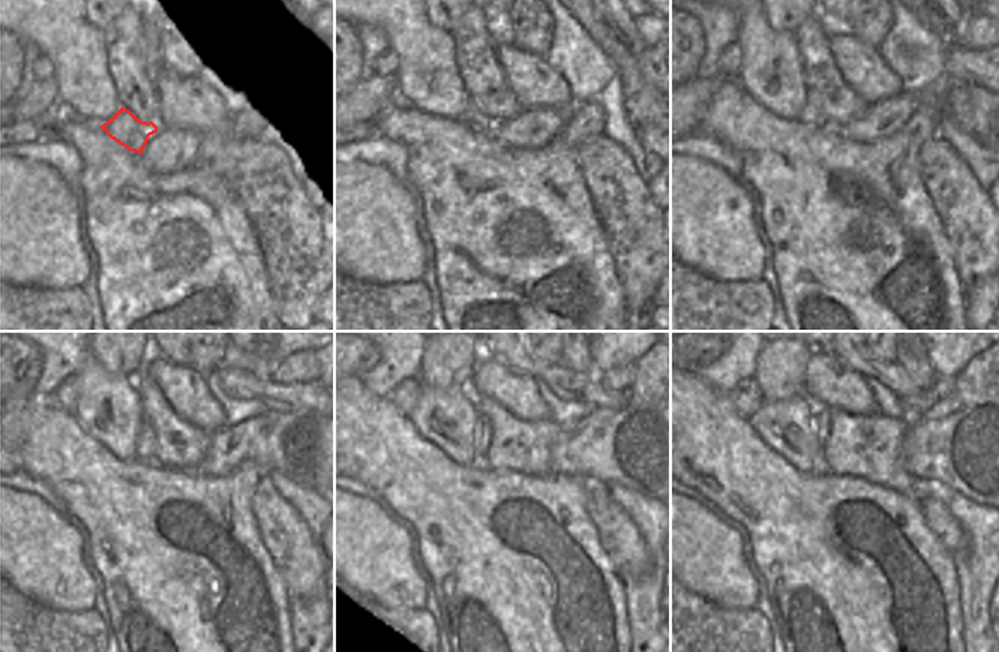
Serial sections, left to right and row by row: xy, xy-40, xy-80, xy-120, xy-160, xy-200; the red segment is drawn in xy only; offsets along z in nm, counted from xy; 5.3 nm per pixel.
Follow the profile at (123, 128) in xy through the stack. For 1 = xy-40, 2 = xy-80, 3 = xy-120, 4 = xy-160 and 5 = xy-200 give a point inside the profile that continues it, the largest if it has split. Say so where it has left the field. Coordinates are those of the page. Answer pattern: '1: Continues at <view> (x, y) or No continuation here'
1: Continues at xy-40 (473, 117)
2: Continues at xy-80 (812, 116)
3: Continues at xy-120 (144, 453)
4: Continues at xy-160 (483, 429)
5: Continues at xy-200 (822, 414)

